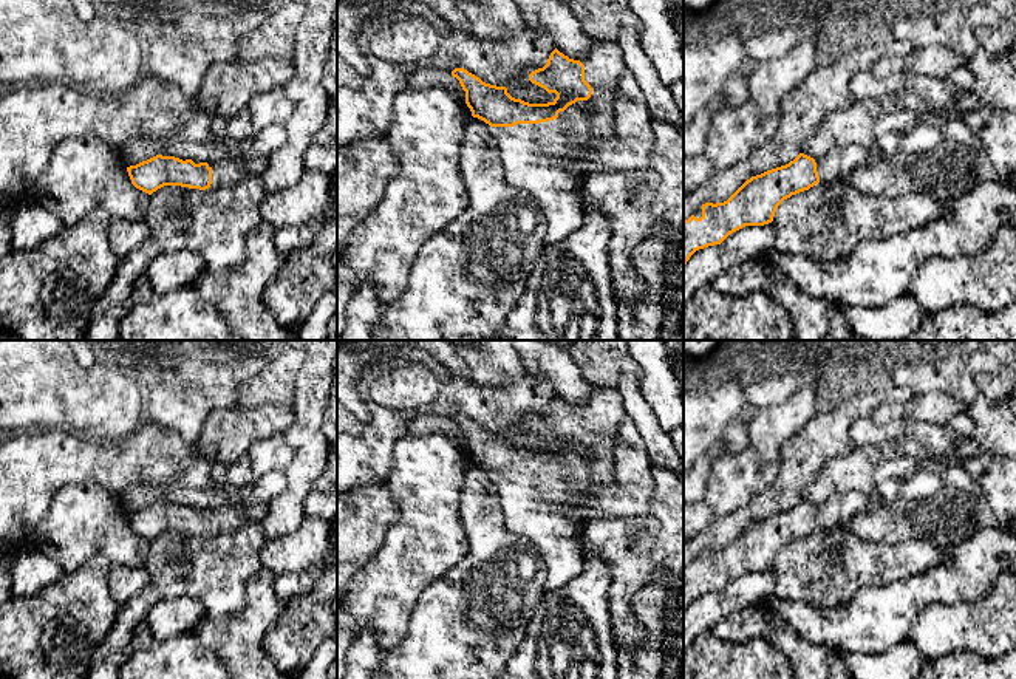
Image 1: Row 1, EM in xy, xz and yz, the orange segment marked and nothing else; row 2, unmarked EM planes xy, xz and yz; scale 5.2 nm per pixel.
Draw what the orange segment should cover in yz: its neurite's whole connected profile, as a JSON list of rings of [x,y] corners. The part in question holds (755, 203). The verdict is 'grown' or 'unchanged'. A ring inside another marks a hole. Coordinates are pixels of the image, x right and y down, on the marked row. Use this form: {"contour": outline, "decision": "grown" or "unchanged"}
{"contour": [[[860,145],[835,148],[817,161],[800,153],[786,165],[752,176],[727,201],[702,204],[684,221],[684,266],[696,251],[721,244],[745,226],[772,223],[778,206],[792,195],[818,183],[843,183],[869,161]]], "decision": "grown"}

